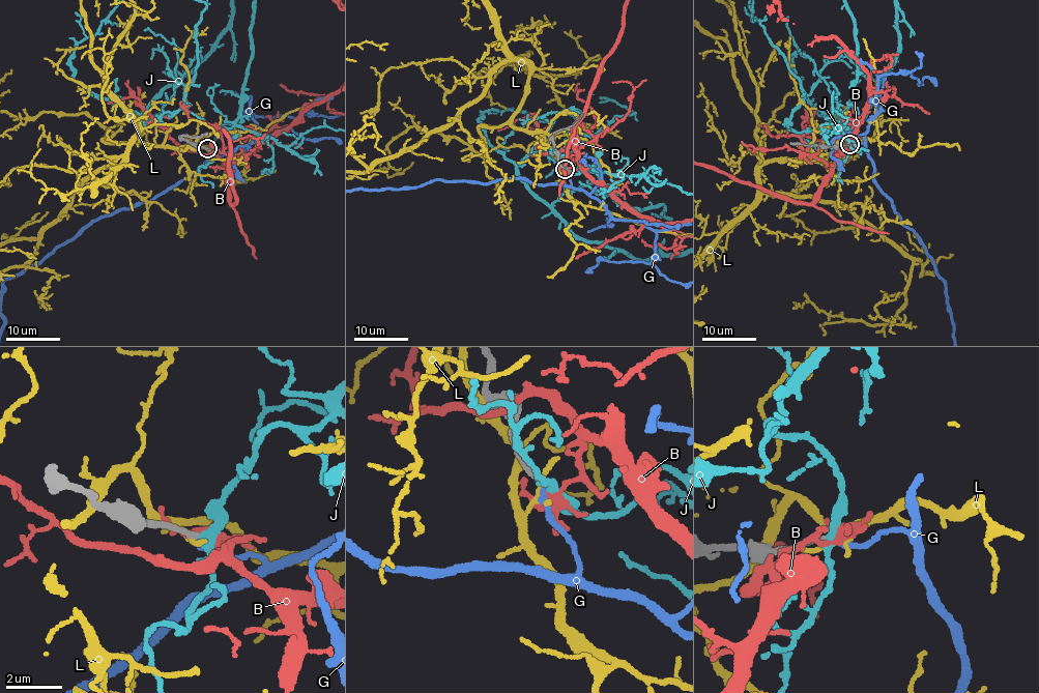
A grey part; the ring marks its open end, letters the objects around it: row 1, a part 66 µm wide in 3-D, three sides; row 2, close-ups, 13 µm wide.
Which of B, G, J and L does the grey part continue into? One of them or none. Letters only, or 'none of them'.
G

